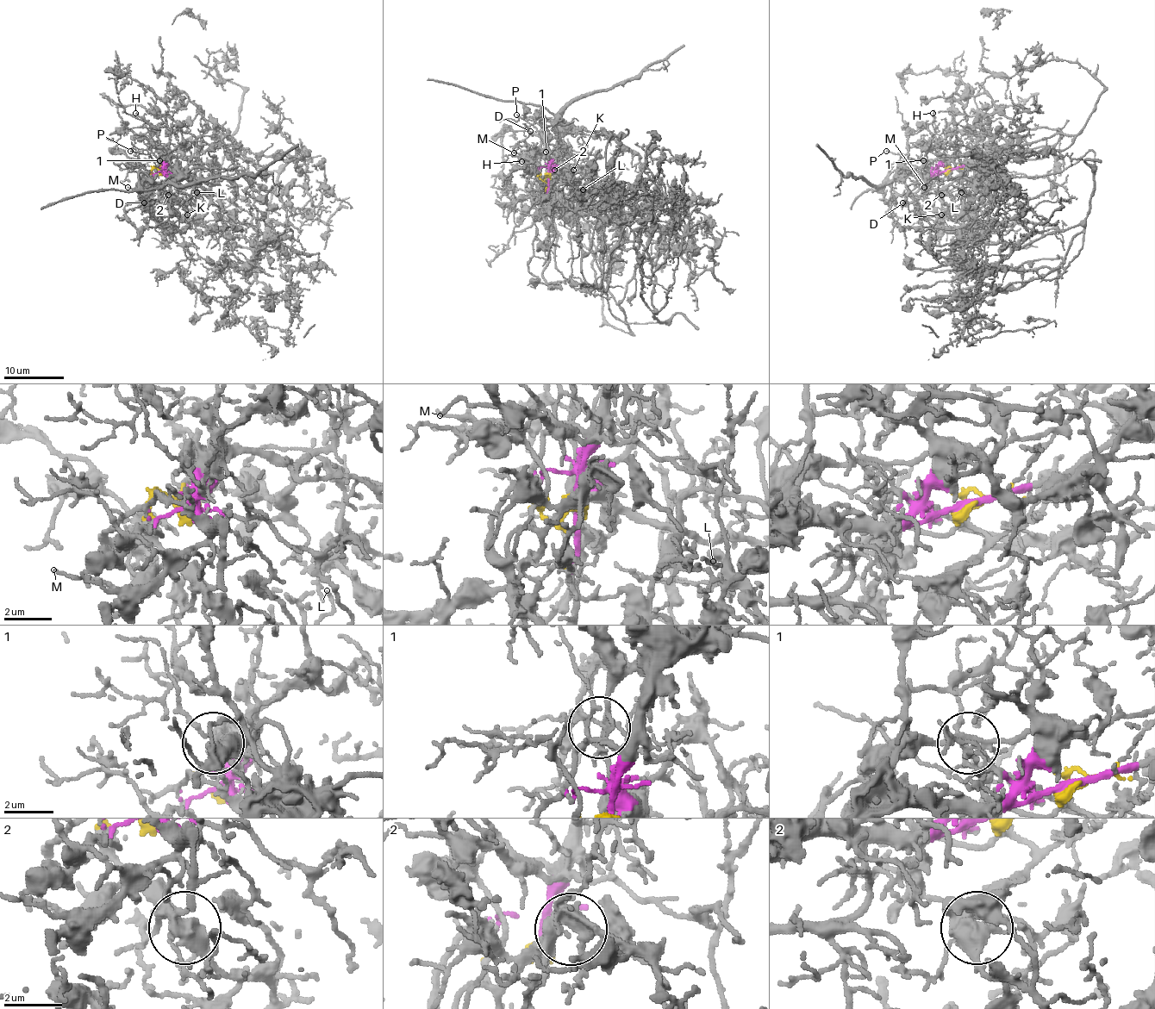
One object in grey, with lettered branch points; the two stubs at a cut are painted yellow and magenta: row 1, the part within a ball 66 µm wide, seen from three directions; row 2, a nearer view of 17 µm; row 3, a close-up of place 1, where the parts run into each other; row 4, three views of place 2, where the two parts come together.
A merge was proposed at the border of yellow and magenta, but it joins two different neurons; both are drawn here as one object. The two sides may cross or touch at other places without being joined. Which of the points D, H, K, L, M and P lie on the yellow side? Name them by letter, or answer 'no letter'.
K, L

